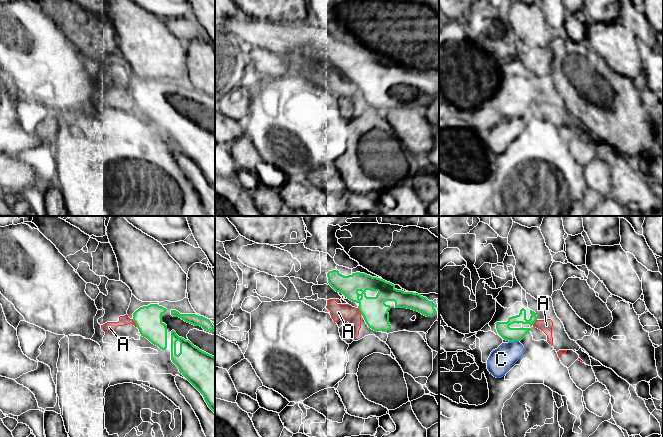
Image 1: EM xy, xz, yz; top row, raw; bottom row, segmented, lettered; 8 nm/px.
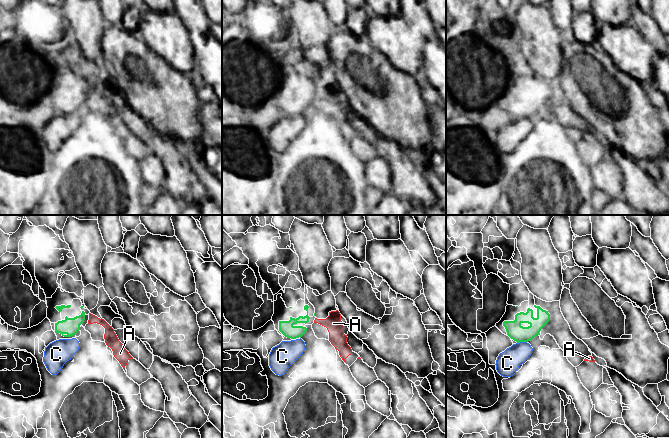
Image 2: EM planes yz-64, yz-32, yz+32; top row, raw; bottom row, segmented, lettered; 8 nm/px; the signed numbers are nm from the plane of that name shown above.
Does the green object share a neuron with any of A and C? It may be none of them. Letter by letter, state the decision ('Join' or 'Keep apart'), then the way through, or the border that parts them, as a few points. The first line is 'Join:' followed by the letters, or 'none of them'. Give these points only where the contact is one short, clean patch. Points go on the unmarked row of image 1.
Join: none of them
A: Keep apart. Boundary: xy (132, 95), (137, 102)
C: Keep apart. Boundary: yz (518, 116), (509, 118)

